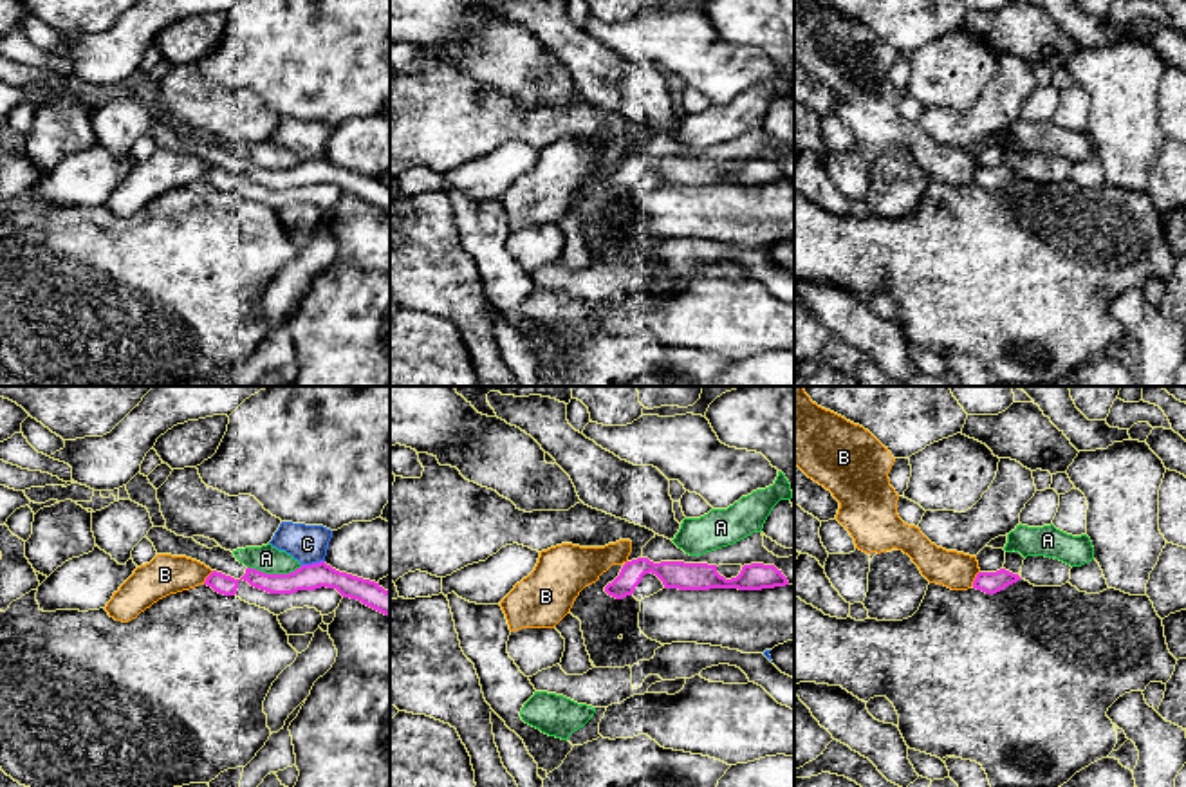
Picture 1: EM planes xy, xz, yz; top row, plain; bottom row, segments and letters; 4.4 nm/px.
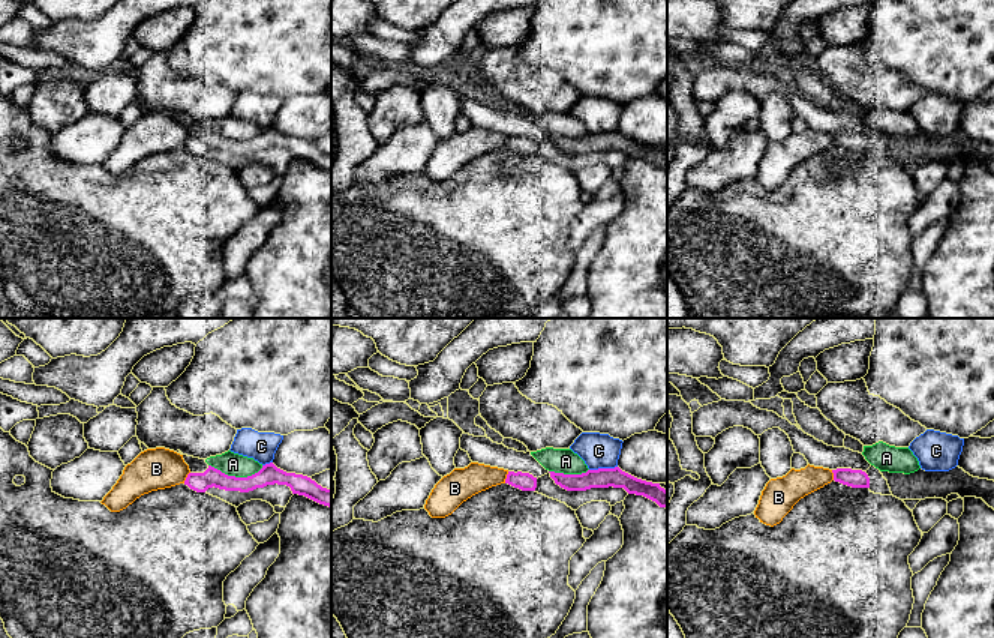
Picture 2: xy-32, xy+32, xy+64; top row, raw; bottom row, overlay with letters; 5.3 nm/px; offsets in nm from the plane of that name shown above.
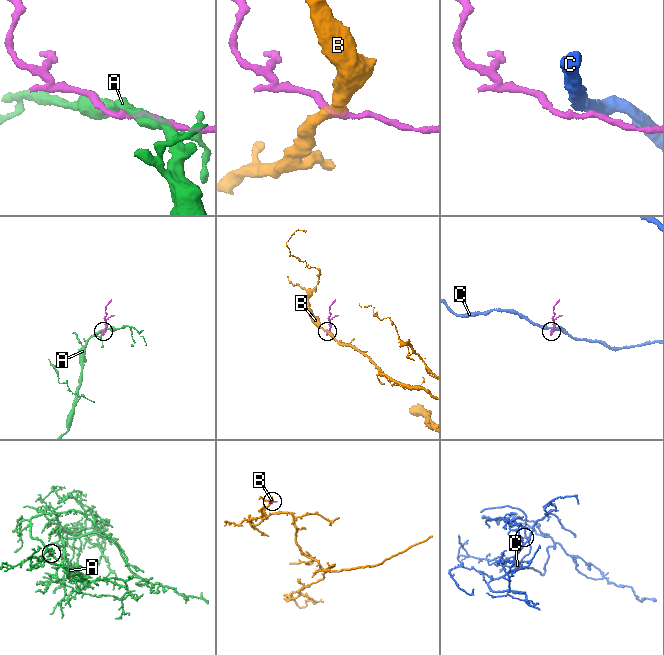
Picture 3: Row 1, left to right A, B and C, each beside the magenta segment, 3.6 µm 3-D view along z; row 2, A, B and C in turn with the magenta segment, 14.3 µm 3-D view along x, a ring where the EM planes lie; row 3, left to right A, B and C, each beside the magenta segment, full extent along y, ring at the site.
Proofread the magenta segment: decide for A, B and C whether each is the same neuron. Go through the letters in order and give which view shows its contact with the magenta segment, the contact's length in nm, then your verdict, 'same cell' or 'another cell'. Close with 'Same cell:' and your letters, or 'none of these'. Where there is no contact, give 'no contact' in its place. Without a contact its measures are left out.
A: xy | 240 nm | another cell
B: yz | 80 nm | another cell
C: xy | 110 nm | another cell
Same cell: none of these

